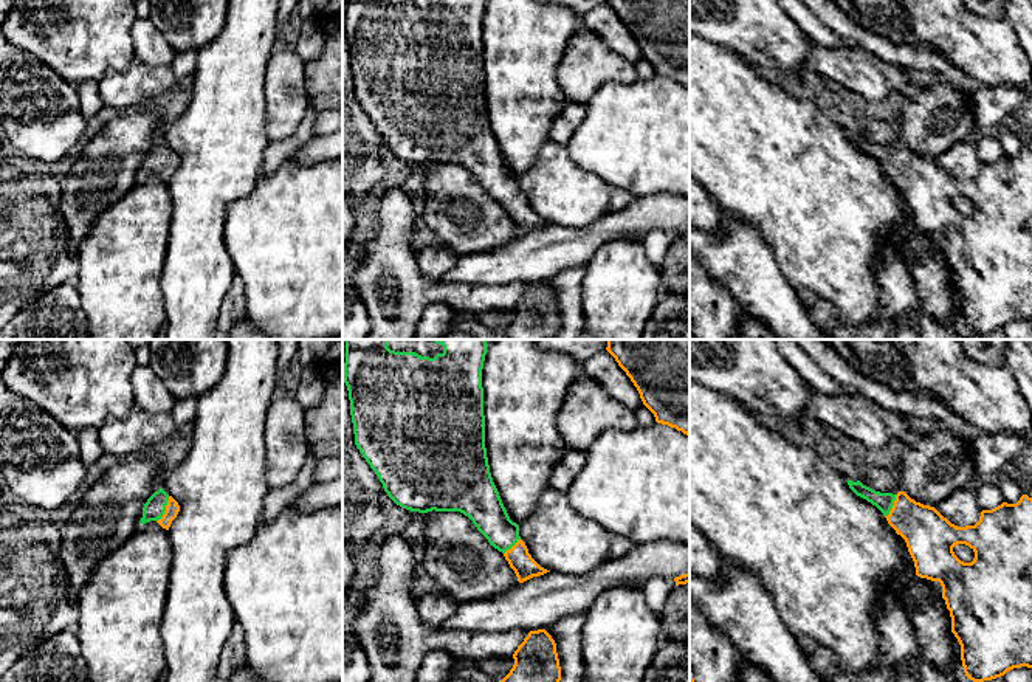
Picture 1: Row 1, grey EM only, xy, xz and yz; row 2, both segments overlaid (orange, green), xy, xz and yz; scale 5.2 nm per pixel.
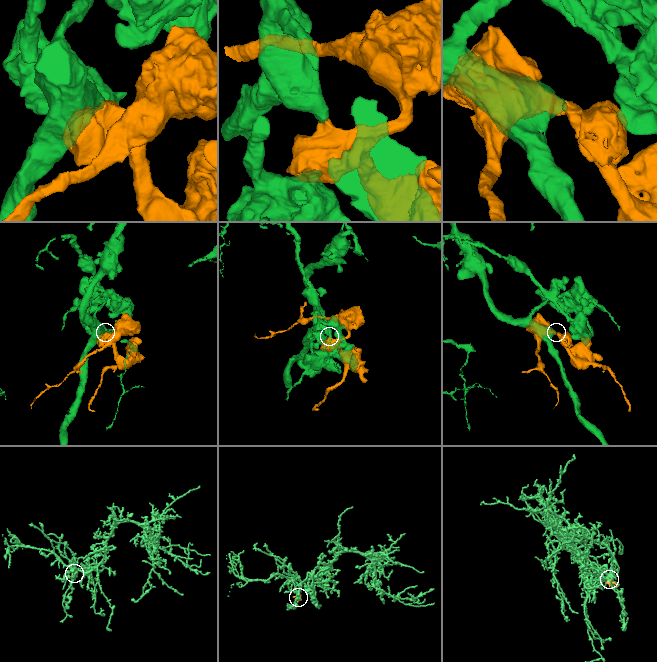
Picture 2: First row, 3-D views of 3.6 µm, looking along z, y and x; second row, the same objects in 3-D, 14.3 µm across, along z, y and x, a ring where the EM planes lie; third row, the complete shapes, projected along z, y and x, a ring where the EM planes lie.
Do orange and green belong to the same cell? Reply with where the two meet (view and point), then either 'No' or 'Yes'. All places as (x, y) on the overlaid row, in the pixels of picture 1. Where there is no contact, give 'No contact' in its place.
Touches orange at xy (166, 509). Yes

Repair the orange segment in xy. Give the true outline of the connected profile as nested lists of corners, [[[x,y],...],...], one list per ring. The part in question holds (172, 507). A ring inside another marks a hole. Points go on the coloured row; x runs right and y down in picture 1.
[[[160,488],[144,504],[141,524],[157,521],[163,529],[169,530],[178,512],[178,502],[172,496],[169,496],[163,488]]]

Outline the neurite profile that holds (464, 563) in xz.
[[[428,512],[421,567],[456,601],[490,598],[519,584],[504,553],[460,512]]]

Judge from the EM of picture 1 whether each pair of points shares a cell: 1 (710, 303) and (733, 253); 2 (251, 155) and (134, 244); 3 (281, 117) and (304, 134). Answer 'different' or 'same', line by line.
1: different
2: different
3: different

